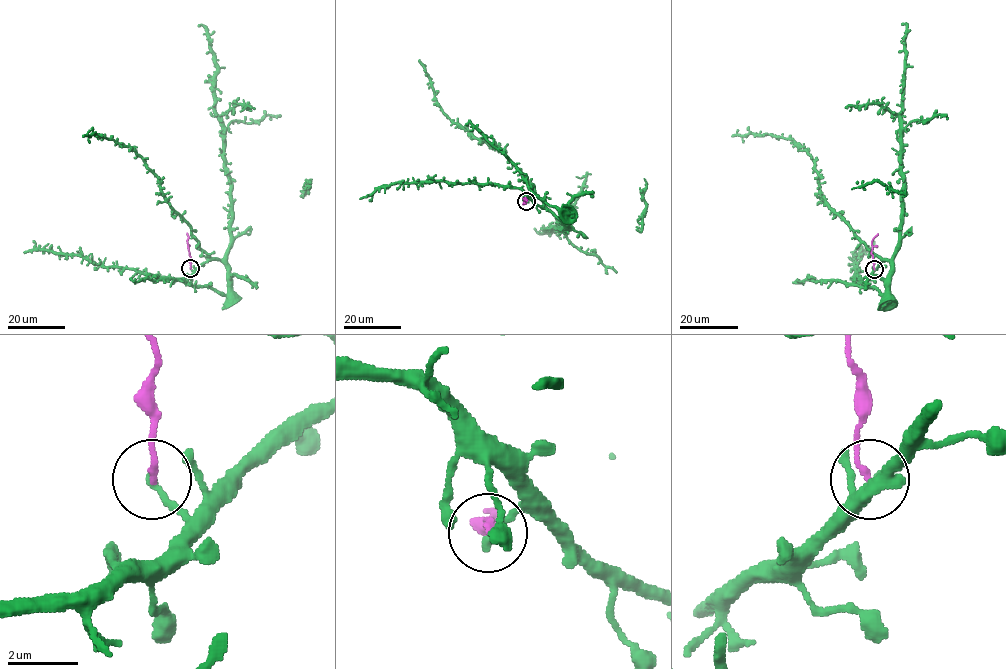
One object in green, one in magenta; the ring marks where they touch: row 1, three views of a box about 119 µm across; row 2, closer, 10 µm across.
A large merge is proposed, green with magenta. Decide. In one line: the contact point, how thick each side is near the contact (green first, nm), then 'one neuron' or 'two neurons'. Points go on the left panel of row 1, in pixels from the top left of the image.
(190, 268) | 260/160 nm | one neuron

